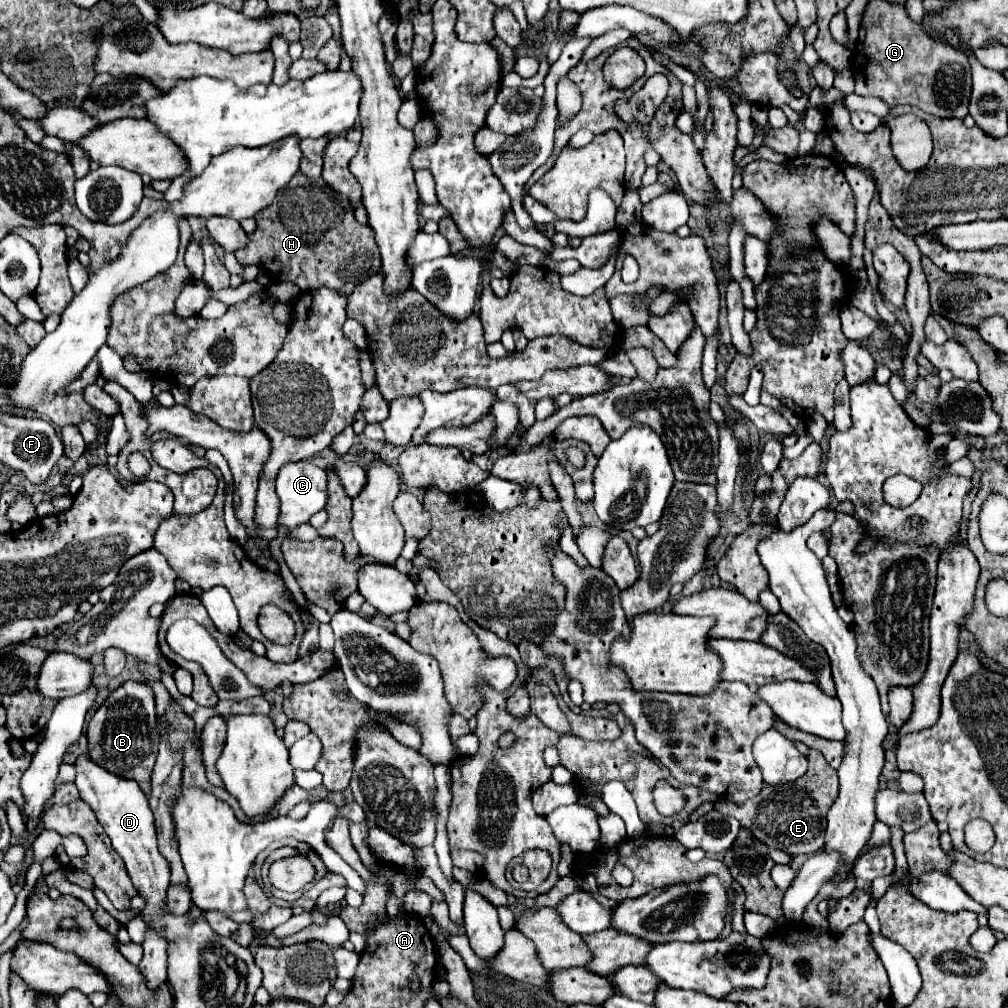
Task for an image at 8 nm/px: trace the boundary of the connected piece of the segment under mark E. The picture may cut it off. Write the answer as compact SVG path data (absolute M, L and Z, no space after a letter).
M811 750L807 760L807 776L791 784L791 788L771 788L765 784L759 796L743 804L733 804L731 800L719 798L715 802L715 808L723 814L735 816L741 822L741 826L749 828L753 836L765 842L769 848L781 848L789 854L815 854L823 850L827 812L839 794L839 780L837 772L827 764L819 750Z

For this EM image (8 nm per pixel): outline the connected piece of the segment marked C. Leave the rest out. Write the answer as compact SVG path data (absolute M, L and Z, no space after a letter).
M301 460L295 464L285 464L279 470L277 476L277 496L281 500L281 512L279 512L279 528L293 530L301 524L307 524L313 514L325 508L329 494L327 494L327 472L323 468L317 468L315 464Z

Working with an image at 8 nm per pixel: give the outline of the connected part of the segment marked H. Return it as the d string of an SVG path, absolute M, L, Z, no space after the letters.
M303 172L295 174L291 182L277 192L273 204L263 212L259 212L255 220L257 220L259 232L251 234L247 248L235 254L237 262L261 266L263 272L267 272L277 280L285 280L283 274L287 274L287 280L297 284L301 290L329 286L329 288L335 288L339 294L349 296L353 292L351 290L353 286L357 286L359 282L367 280L369 276L381 270L381 256L379 256L379 248L375 244L375 236L371 228L355 220L349 198L343 194L337 194L331 186L323 182L323 178L311 180Z

